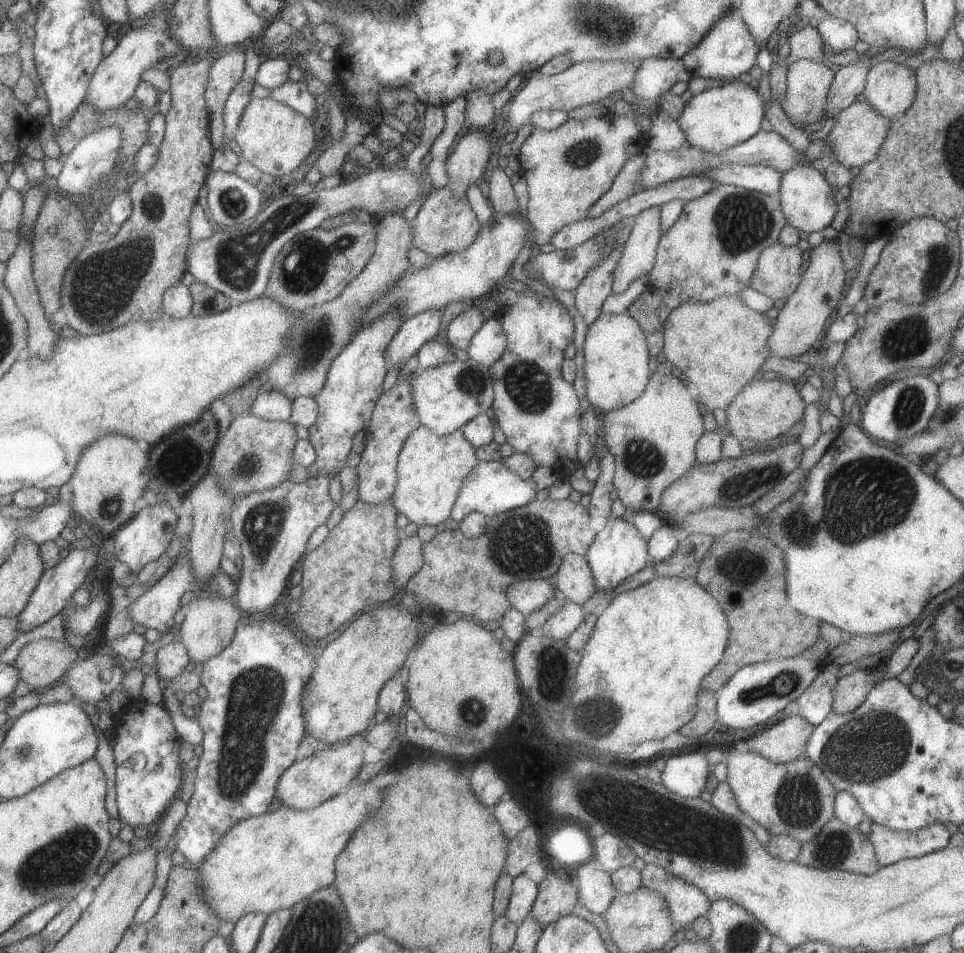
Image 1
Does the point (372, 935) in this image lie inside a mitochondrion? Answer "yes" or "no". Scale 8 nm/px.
no

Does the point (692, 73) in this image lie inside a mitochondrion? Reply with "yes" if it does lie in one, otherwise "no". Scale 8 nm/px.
no

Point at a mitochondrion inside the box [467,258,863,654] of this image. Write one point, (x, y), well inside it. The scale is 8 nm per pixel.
(521, 544)

